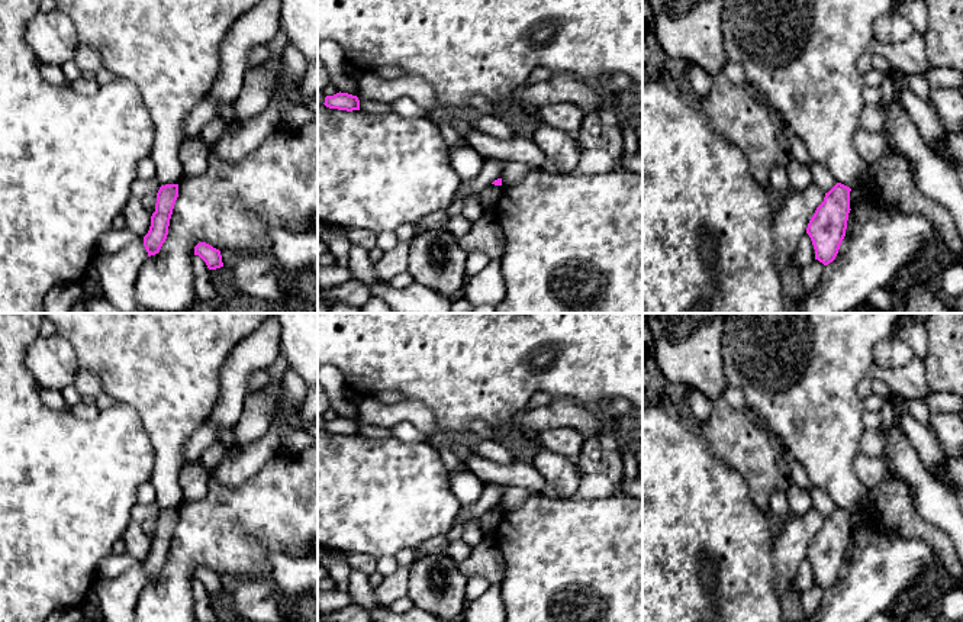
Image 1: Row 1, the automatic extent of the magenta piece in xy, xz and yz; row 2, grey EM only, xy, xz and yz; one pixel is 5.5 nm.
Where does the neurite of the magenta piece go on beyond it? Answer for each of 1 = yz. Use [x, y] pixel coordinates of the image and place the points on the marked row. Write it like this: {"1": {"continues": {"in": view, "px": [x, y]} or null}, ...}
{"1": {"continues": null}}

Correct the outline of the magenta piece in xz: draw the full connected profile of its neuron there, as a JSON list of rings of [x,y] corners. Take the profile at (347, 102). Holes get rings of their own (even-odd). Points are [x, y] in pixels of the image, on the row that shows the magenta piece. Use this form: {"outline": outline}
{"outline": [[[336,93],[334,96],[326,96],[325,103],[329,109],[338,109],[338,110],[360,110],[360,100],[357,96],[348,94],[348,93]]]}

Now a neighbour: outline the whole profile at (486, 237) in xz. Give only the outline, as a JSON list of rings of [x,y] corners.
[[[484,212],[464,236],[458,238],[460,246],[468,252],[483,252],[492,260],[500,260],[505,238],[493,212]]]

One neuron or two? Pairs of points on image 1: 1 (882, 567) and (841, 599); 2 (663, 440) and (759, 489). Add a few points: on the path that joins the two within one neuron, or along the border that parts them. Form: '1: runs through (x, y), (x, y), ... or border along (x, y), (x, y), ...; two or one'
1: runs through (872, 577), (852, 598); one
2: border along (721, 458), (741, 476), (749, 498), (762, 511); two

